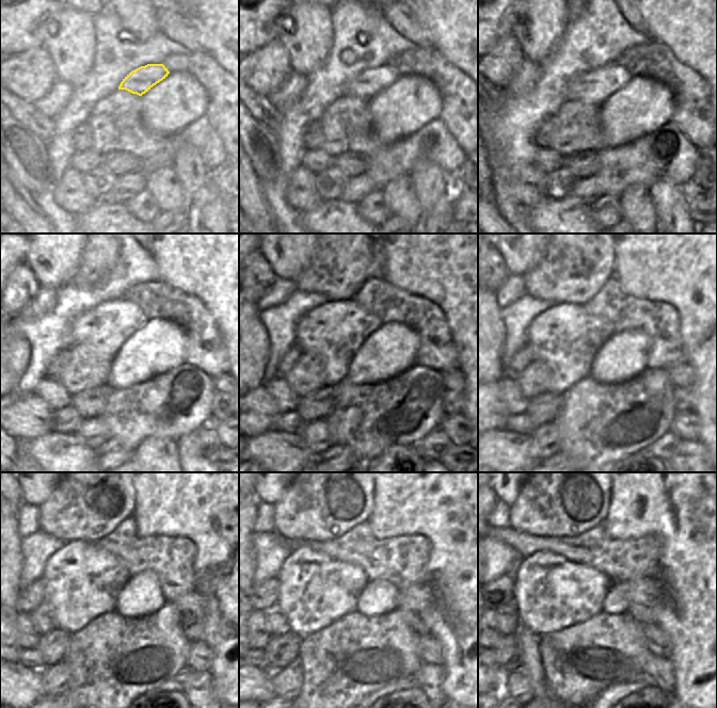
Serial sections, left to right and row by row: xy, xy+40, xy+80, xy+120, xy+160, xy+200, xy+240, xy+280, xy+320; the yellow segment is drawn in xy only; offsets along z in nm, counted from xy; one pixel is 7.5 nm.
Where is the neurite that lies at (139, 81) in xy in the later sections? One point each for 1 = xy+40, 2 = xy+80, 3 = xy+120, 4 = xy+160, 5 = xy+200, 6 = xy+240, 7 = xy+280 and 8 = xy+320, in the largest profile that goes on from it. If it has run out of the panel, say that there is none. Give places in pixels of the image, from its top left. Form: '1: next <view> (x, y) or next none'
1: next xy+40 (369, 82)
2: next xy+80 (594, 86)
3: next xy+120 (108, 325)
4: next xy+160 (345, 324)
5: next xy+200 (554, 335)
6: next xy+240 (73, 574)
7: next xy+280 (307, 576)
8: next xy+320 (544, 579)

